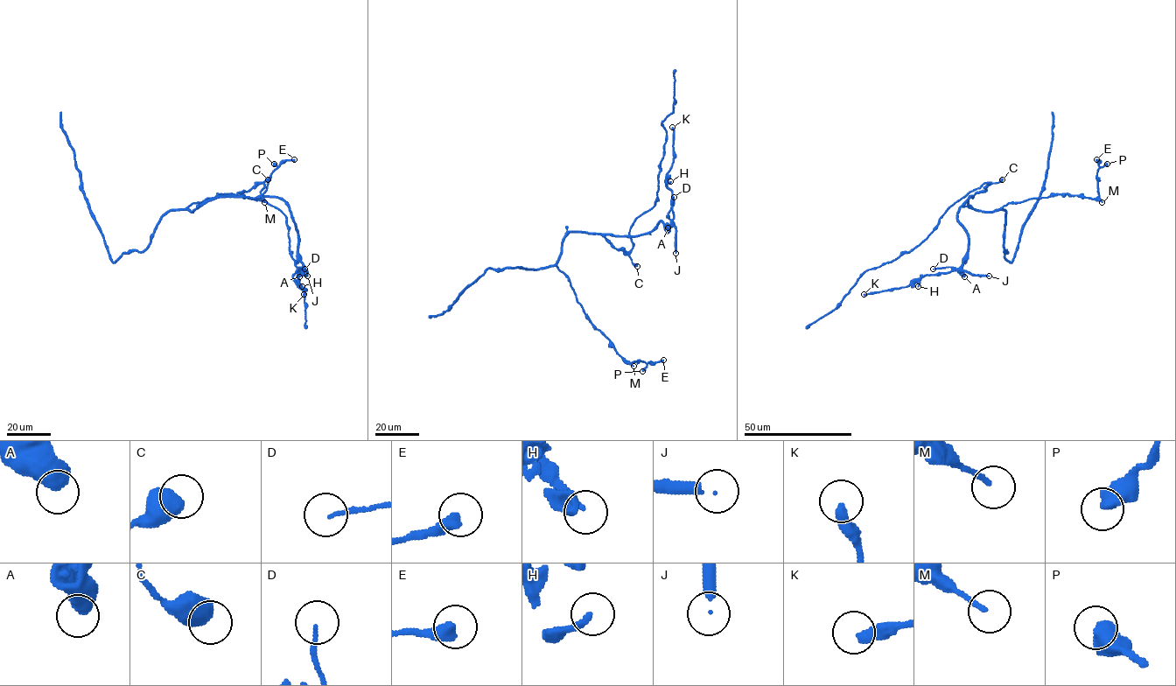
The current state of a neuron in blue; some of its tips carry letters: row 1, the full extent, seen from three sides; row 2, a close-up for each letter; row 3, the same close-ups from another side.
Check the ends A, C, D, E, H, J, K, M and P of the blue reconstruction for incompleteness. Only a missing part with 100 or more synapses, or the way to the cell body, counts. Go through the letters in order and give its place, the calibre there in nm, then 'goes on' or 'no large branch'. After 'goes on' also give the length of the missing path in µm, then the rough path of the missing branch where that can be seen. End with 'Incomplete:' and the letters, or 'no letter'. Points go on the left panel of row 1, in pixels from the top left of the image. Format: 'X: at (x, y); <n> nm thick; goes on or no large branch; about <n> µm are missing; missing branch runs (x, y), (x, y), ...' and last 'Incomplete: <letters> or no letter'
A: at (299, 276); 650 nm thick; no large branch
C: at (268, 179); 600 nm thick; no large branch
D: at (304, 269); 130 nm thick; no large branch
E: at (294, 159); 440 nm thick; no large branch
H: at (302, 286); 200 nm thick; no large branch
J: at (307, 276); 260 nm thick; goes on; about 250 µm are missing; missing branch runs (307, 276), (303, 278), (304, 250), (309, 236), (320, 225), (321, 207)
K: at (304, 294); 380 nm thick; no large branch
M: at (264, 202); 150 nm thick; no large branch
P: at (274, 164); 600 nm thick; no large branch
Incomplete: J

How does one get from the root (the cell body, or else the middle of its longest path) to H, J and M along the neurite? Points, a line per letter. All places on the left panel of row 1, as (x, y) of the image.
H: (206, 202), (221, 197), (283, 199), (298, 234), (298, 258), (304, 271), (297, 280), (302, 286)
J: (206, 202), (221, 197), (270, 196), (283, 199), (289, 207), (298, 234), (298, 258), (307, 276)
M: (206, 202), (192, 212), (188, 208), (193, 203), (220, 194), (243, 195), (264, 202)

